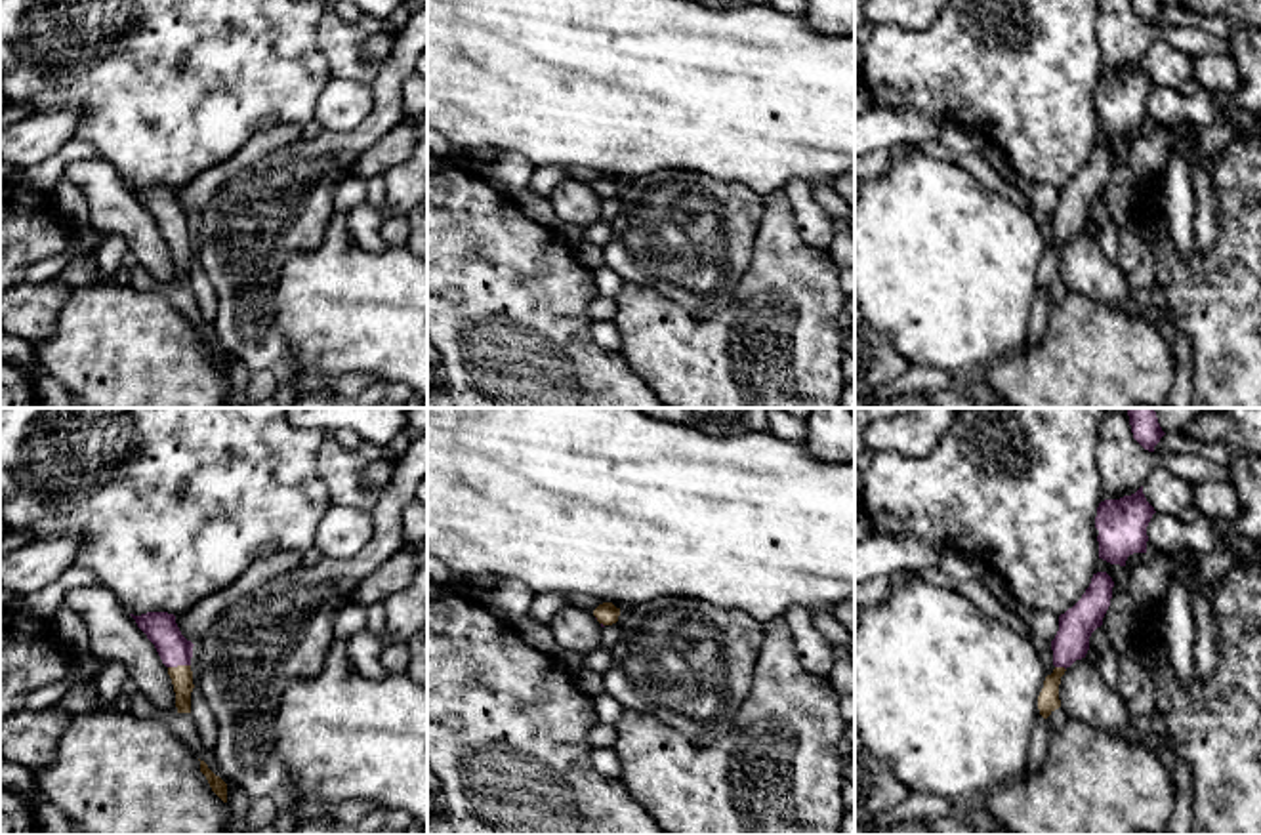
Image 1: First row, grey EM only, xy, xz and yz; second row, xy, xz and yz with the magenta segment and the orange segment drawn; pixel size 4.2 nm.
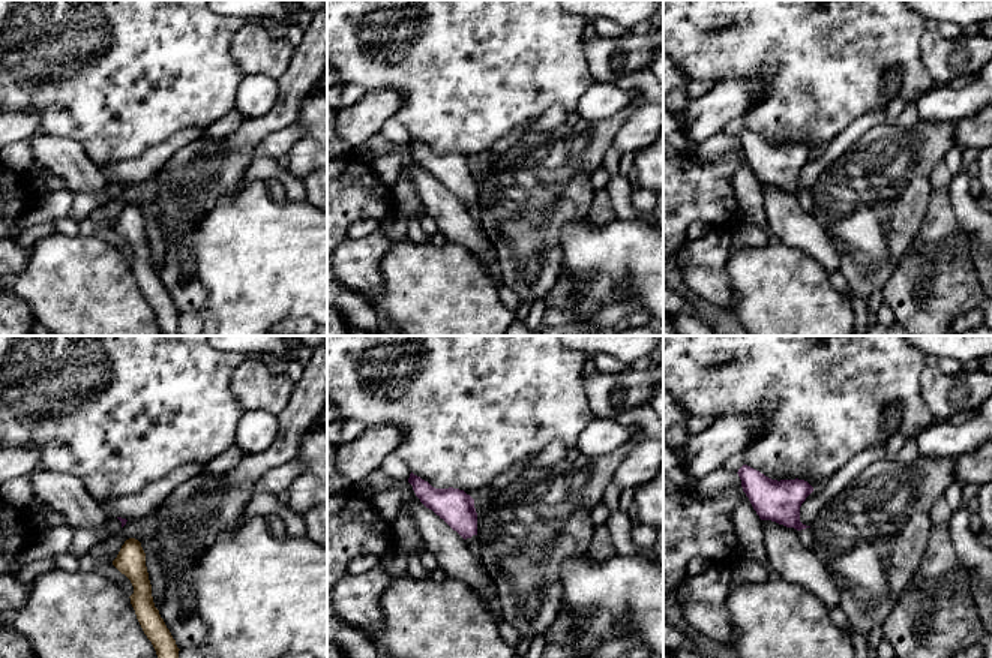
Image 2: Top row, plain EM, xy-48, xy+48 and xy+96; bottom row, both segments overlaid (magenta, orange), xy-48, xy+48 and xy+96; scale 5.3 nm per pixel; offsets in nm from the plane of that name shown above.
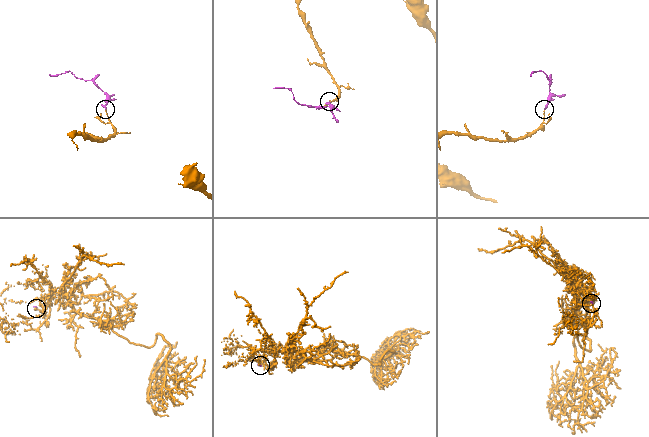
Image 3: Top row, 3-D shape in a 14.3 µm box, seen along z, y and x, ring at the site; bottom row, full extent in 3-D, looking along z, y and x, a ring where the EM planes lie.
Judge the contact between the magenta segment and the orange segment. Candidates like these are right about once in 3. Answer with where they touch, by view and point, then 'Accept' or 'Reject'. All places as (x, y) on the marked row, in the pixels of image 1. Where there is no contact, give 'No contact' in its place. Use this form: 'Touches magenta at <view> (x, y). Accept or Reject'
Touches magenta at xy (178, 664). Accept

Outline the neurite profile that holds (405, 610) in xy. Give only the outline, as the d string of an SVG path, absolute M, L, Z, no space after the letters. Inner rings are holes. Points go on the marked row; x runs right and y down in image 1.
M427 540L408 543L416 555L412 581L383 599L385 635L395 642L408 642L414 635L427 633Z

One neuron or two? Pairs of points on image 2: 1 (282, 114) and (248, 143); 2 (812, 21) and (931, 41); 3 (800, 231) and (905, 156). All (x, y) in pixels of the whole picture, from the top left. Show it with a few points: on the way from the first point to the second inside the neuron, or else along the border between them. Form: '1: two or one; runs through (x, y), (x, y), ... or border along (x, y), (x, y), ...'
1: one; runs through (273, 120), (257, 134)
2: two; border along (922, 36), (919, 44)
3: two; border along (811, 215), (836, 249)

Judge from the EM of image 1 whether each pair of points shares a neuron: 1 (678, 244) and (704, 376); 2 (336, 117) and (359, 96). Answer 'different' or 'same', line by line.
1: different
2: same

